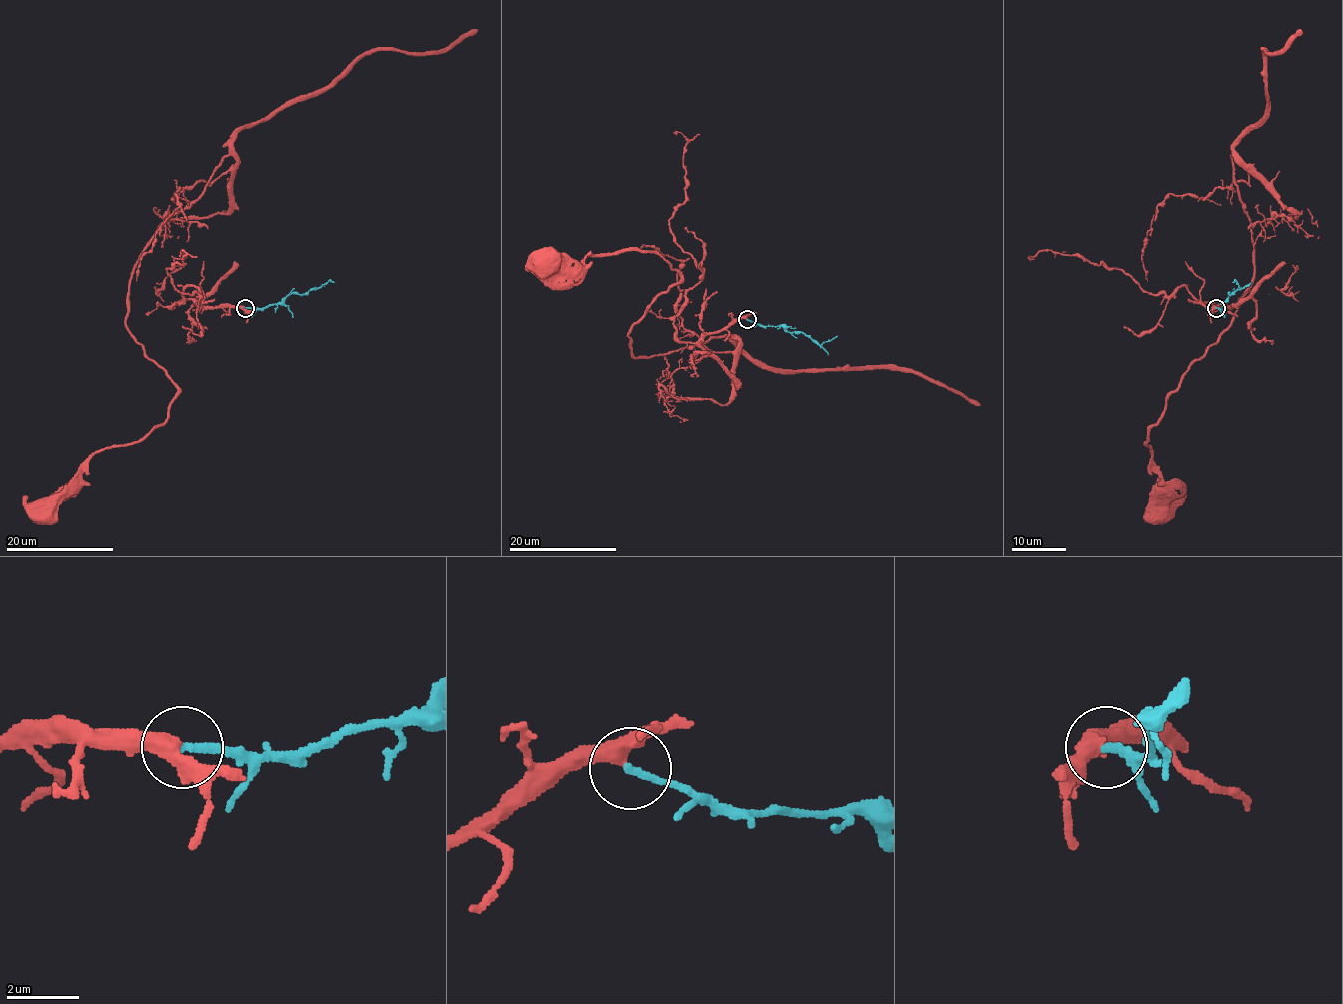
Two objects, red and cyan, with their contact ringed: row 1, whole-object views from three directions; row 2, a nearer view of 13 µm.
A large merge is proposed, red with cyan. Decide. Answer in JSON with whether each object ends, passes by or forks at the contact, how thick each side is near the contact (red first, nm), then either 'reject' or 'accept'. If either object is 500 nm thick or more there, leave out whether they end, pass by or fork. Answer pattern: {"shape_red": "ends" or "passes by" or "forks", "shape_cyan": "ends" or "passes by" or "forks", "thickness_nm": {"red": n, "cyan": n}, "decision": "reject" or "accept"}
{"shape_red": "passes by", "shape_cyan": "ends", "thickness_nm": {"red": 400, "cyan": 200}, "decision": "accept"}

